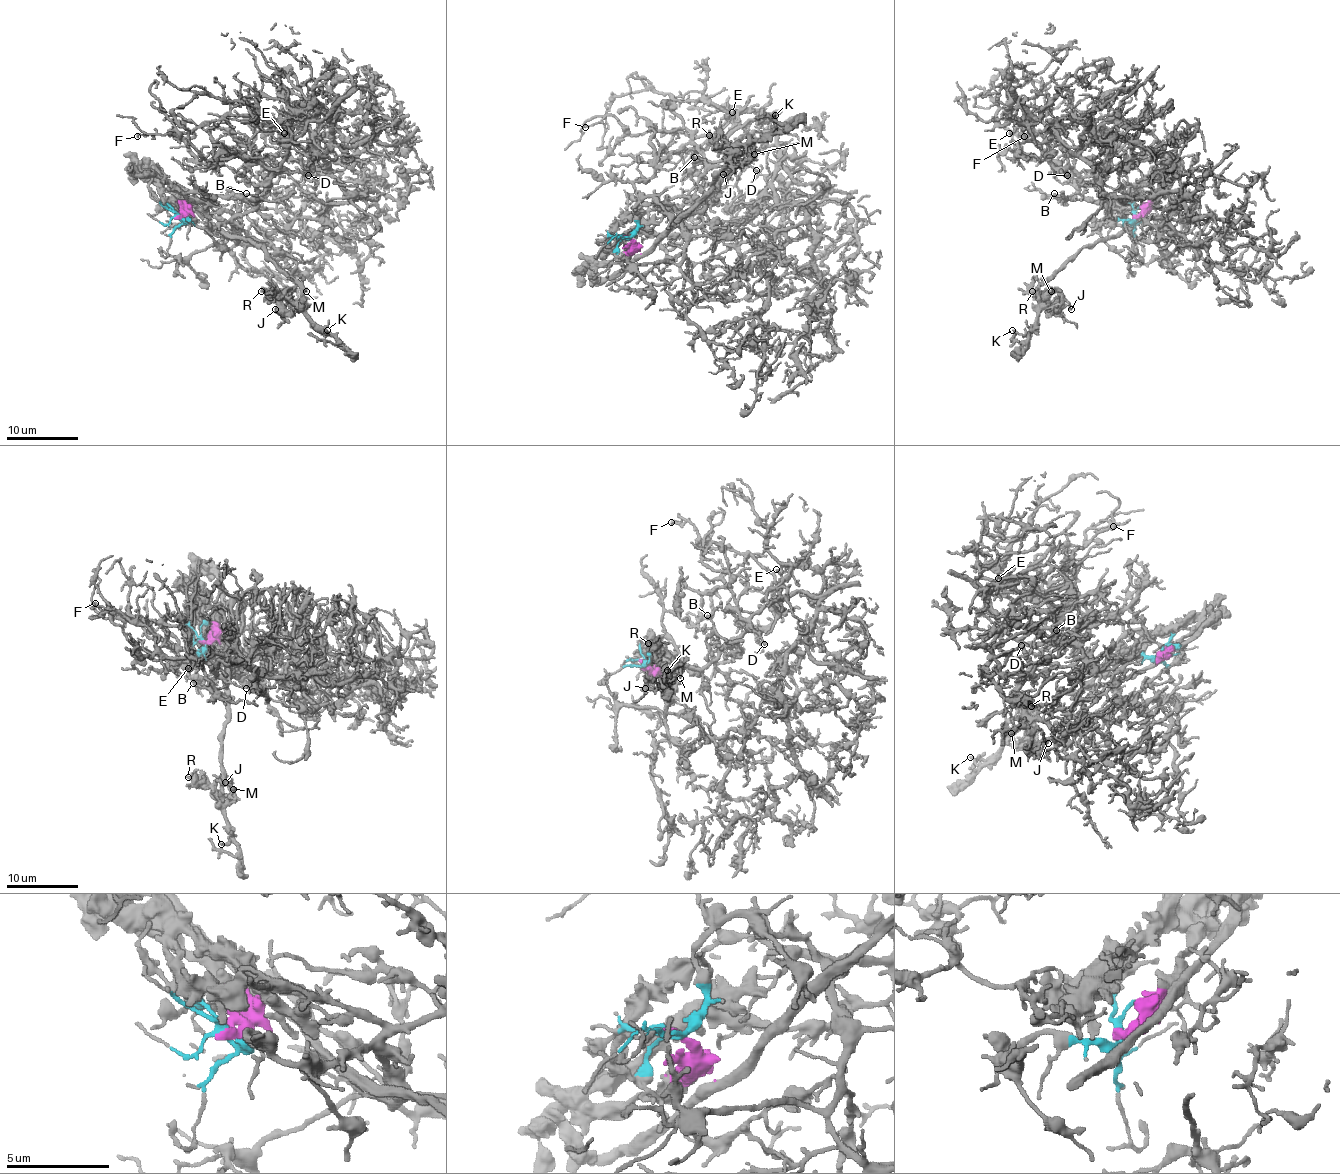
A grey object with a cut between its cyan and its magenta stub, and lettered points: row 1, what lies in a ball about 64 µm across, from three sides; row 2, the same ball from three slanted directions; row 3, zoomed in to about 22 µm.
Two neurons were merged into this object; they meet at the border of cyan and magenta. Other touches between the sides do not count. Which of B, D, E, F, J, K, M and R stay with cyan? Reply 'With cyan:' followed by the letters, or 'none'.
With cyan: B, D, E, F

